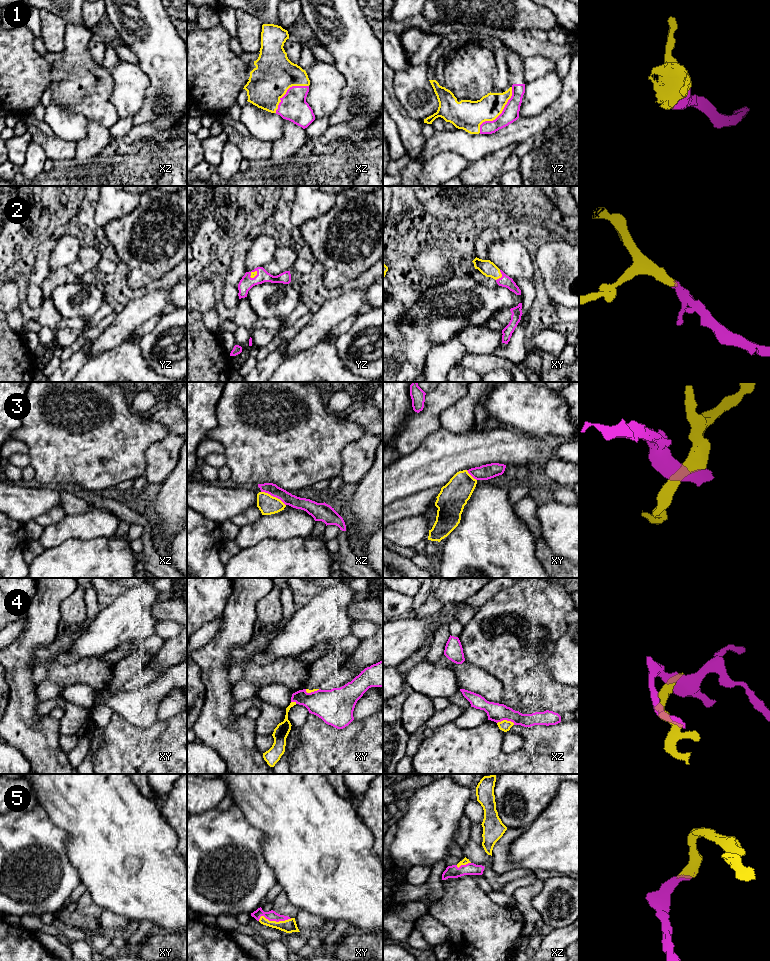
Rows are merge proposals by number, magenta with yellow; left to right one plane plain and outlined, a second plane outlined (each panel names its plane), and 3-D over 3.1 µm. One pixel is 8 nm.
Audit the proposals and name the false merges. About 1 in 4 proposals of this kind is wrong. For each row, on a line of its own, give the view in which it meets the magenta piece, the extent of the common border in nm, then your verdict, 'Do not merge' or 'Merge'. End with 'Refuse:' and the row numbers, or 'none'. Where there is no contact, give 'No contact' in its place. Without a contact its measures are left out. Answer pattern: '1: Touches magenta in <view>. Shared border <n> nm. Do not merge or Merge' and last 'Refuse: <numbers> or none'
1: Touches magenta in yz. Shared border 460 nm. Merge
2: Touches magenta in xy. Shared border 90 nm. Merge
3: Touches magenta in xz. Shared border 240 nm. Do not merge
4: Touches magenta in xz. Shared border 140 nm. Merge
5: Touches magenta in xy. Shared border 280 nm. Merge
Refuse: 3

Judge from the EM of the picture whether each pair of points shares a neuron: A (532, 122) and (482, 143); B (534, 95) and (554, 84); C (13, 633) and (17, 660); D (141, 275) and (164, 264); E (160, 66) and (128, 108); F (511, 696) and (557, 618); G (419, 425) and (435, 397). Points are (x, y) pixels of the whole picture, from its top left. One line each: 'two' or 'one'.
A: one
B: one
C: two
D: one
E: two
F: one
G: one

